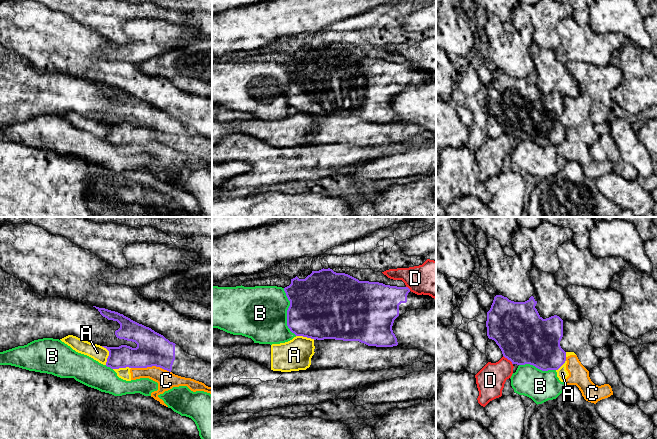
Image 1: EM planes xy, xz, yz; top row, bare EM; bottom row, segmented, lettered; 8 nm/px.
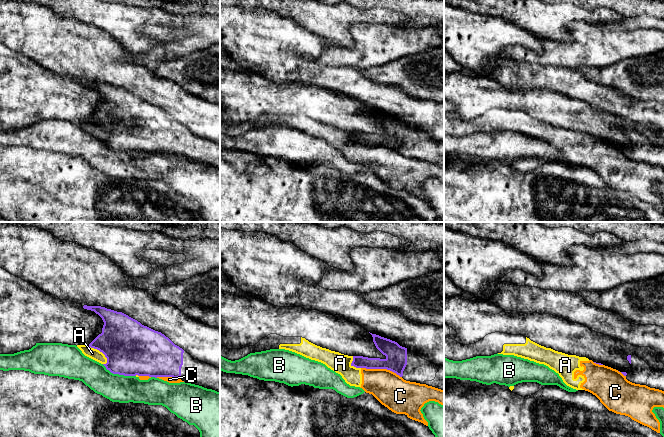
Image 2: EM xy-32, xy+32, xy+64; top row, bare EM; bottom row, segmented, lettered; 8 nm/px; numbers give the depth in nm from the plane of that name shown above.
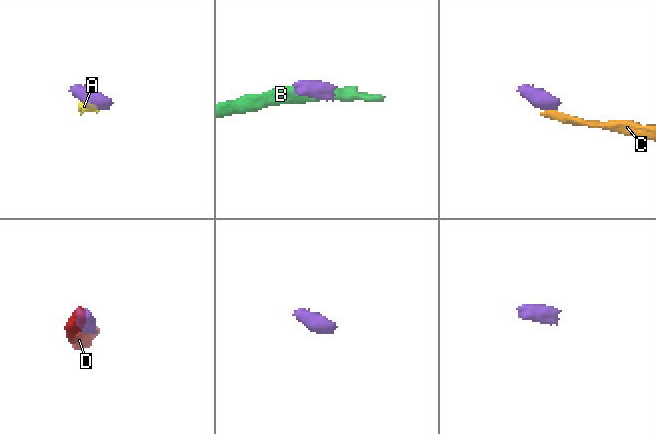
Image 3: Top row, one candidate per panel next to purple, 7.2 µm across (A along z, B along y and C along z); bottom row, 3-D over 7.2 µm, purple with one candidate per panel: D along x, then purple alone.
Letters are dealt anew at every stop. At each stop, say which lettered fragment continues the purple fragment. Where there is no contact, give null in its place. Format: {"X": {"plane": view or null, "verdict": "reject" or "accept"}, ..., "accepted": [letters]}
{"A": {"plane": "xy", "verdict": "reject"}, "B": {"plane": "xz", "verdict": "reject"}, "C": {"plane": "xy", "verdict": "reject"}, "D": {"plane": "yz", "verdict": "reject"}, "accepted": []}

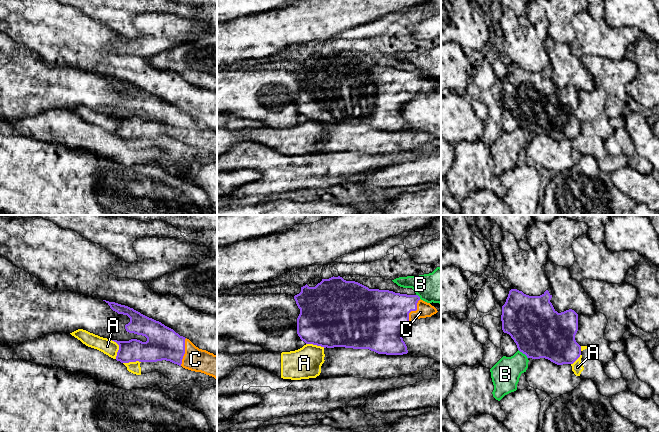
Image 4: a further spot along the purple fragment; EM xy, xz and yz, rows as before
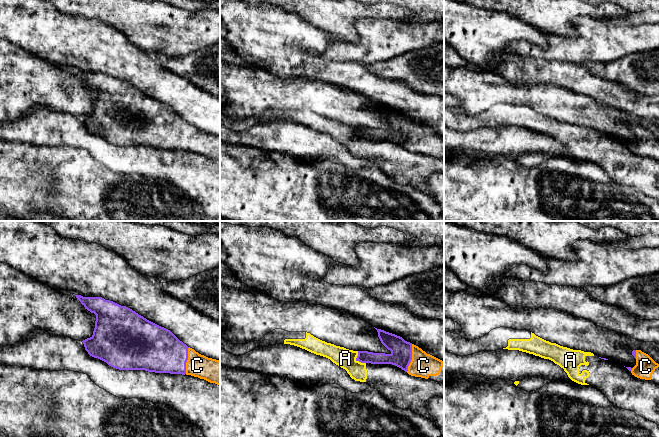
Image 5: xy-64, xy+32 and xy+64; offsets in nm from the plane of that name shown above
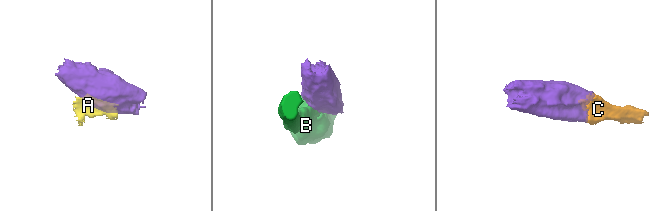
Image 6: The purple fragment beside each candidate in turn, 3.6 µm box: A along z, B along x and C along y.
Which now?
{"A": {"plane": "xy", "verdict": "reject"}, "B": {"plane": "yz", "verdict": "reject"}, "C": {"plane": "xz", "verdict": "accept"}, "accepted": ["C"]}

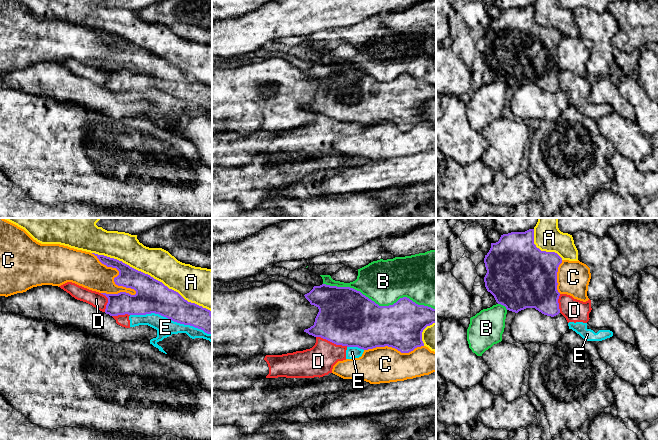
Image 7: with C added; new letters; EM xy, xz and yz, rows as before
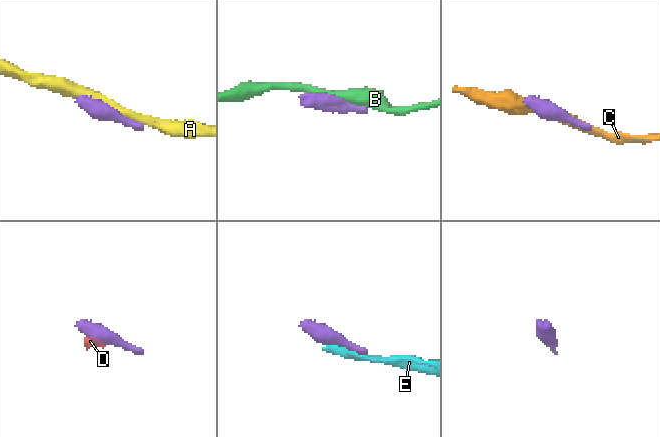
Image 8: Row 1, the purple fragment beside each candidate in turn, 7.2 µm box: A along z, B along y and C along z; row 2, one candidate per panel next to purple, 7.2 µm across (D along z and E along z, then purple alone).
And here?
{"A": {"plane": "xy", "verdict": "reject"}, "B": {"plane": "xz", "verdict": "reject"}, "C": {"plane": "xy", "verdict": "reject"}, "D": {"plane": "xz", "verdict": "reject"}, "E": {"plane": "xy", "verdict": "reject"}, "accepted": []}

